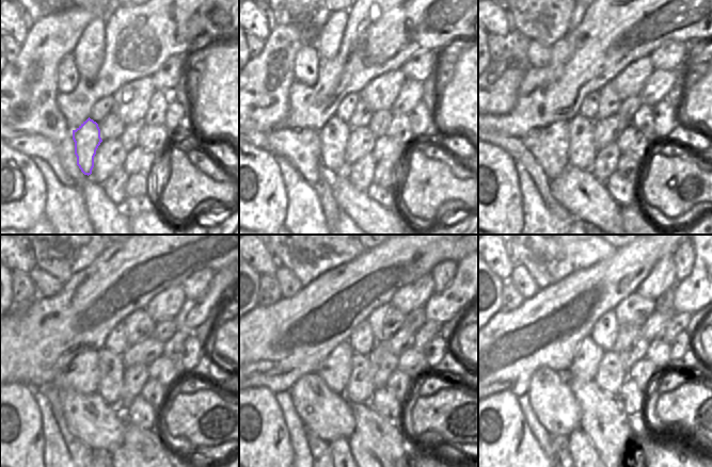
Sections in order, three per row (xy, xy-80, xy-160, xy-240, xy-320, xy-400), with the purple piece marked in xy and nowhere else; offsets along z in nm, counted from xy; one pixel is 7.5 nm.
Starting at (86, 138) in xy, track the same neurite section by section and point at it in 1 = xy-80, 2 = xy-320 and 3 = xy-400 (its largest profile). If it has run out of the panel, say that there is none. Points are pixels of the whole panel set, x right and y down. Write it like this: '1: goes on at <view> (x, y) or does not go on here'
1: goes on at xy-80 (334, 134)
2: goes on at xy-320 (360, 388)
3: goes on at xy-400 (611, 375)

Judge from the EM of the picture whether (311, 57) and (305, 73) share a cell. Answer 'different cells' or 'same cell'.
same cell

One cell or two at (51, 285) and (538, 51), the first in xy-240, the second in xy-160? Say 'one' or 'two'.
one

